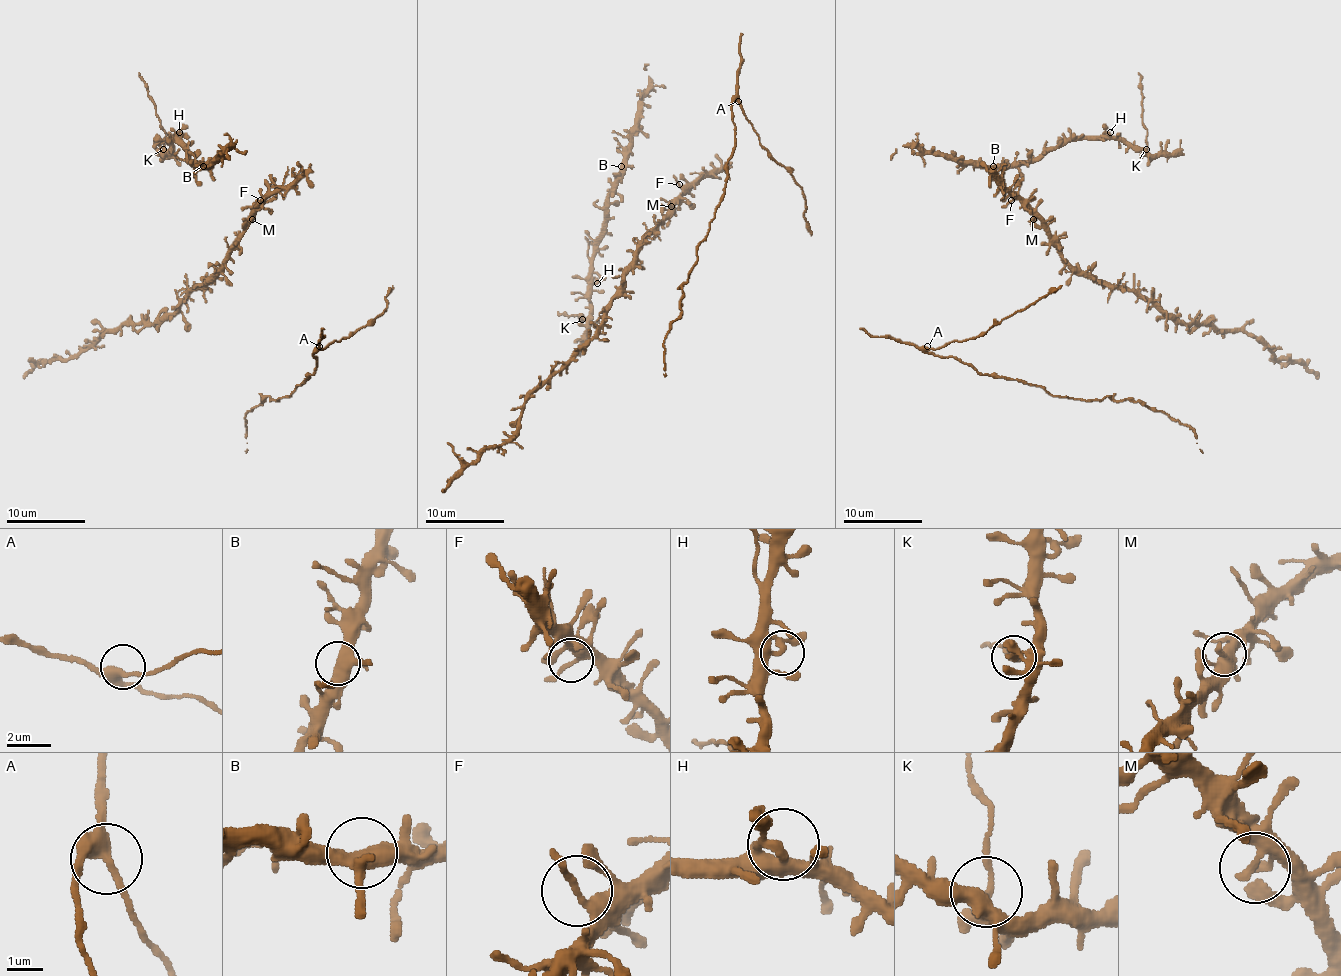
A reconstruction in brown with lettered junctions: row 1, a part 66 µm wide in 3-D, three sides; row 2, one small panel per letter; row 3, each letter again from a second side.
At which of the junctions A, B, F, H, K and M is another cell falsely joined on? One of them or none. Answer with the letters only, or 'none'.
K

